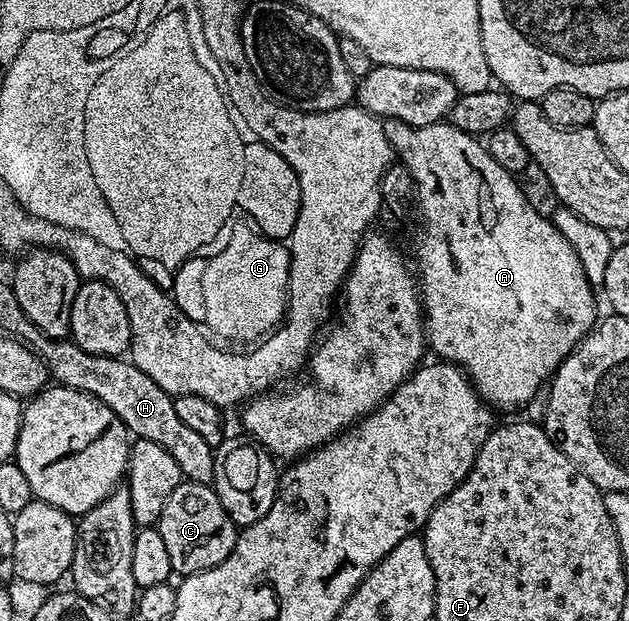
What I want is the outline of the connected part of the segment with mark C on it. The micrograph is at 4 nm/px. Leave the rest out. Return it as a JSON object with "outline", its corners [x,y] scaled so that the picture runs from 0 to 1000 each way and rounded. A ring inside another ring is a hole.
{"outline":[[[286,776],[275,795],[269,795],[250,849],[269,886],[273,923],[291,928],[305,928],[350,908],[370,886],[377,862],[377,845],[358,828],[358,815],[351,815],[351,802],[335,779]]]}

